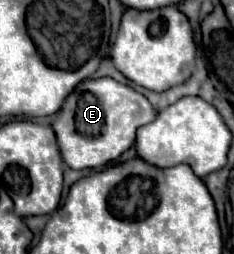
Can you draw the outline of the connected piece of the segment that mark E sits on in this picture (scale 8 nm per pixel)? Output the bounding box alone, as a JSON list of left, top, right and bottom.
[52,78,156,170]

